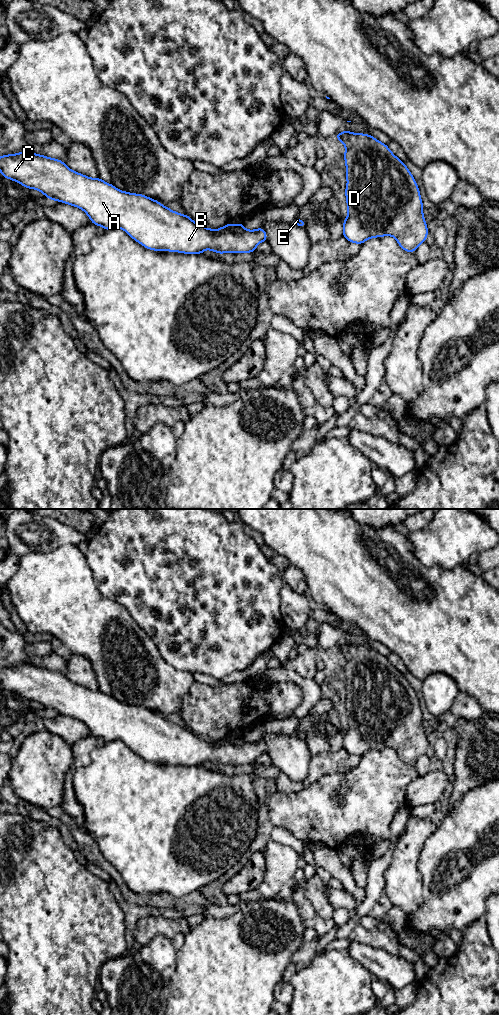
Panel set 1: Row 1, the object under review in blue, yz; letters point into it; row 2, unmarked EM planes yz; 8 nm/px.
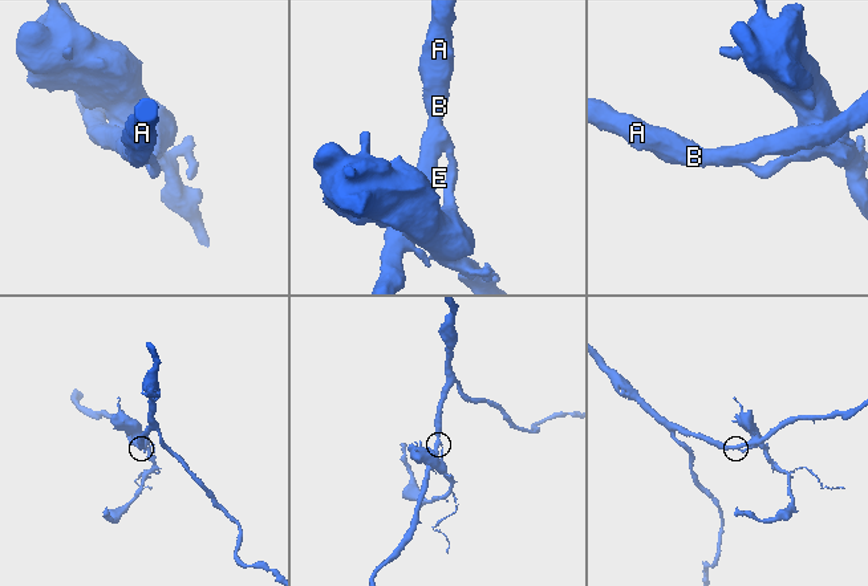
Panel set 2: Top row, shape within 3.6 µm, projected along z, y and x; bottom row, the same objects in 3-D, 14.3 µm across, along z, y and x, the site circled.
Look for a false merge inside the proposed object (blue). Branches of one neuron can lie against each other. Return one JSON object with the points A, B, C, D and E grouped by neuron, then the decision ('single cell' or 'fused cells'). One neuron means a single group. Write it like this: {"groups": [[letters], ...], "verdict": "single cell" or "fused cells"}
{"groups": [["A", "B", "C", "E"], ["D"]], "verdict": "fused cells"}

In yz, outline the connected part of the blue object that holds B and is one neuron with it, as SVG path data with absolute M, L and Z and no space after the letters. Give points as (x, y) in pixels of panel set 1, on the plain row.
M22 663L17 666L0 668L0 683L3 690L8 690L20 695L28 701L36 701L43 705L46 710L58 714L67 715L71 718L82 721L96 738L102 738L105 742L120 740L129 748L147 761L155 763L170 763L185 766L203 766L206 761L217 764L220 767L230 765L255 764L259 755L267 753L265 742L260 739L256 742L244 741L242 745L235 745L233 740L236 736L229 735L219 741L213 742L194 734L186 726L177 725L159 713L151 711L142 706L129 705L117 701L114 697L108 696L102 691L90 690L81 685L71 682L59 671L49 670L44 667Z

